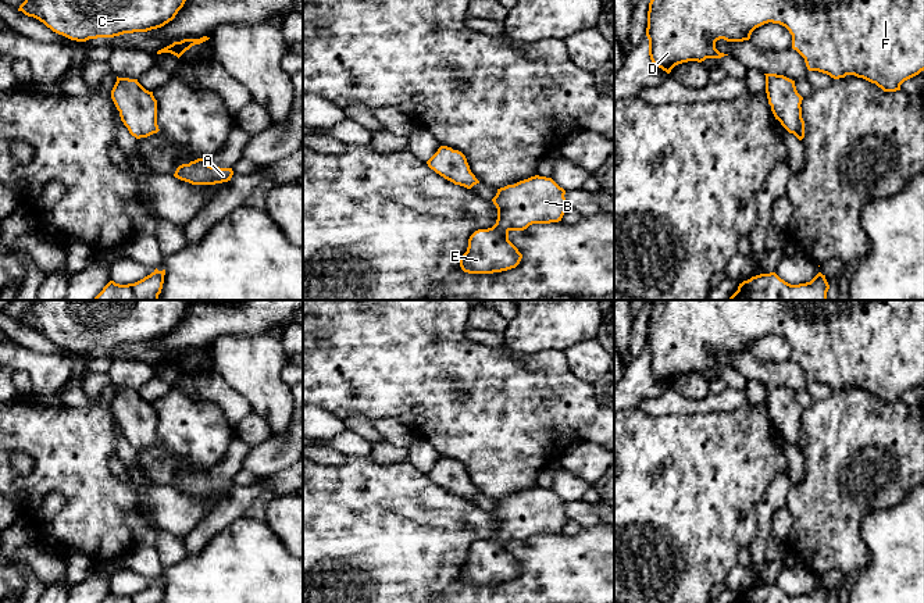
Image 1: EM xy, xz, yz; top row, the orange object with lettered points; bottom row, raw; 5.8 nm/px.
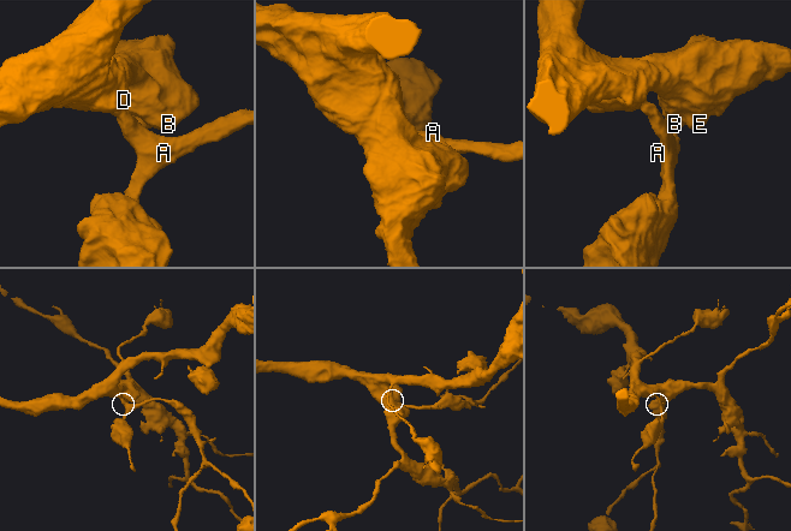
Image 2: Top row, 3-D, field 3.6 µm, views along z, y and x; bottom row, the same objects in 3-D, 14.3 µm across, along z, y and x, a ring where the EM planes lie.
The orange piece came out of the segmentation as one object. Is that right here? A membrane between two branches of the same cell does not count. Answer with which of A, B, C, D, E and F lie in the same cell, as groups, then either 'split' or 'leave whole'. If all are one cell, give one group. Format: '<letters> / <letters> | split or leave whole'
A B C D E F | leave whole

